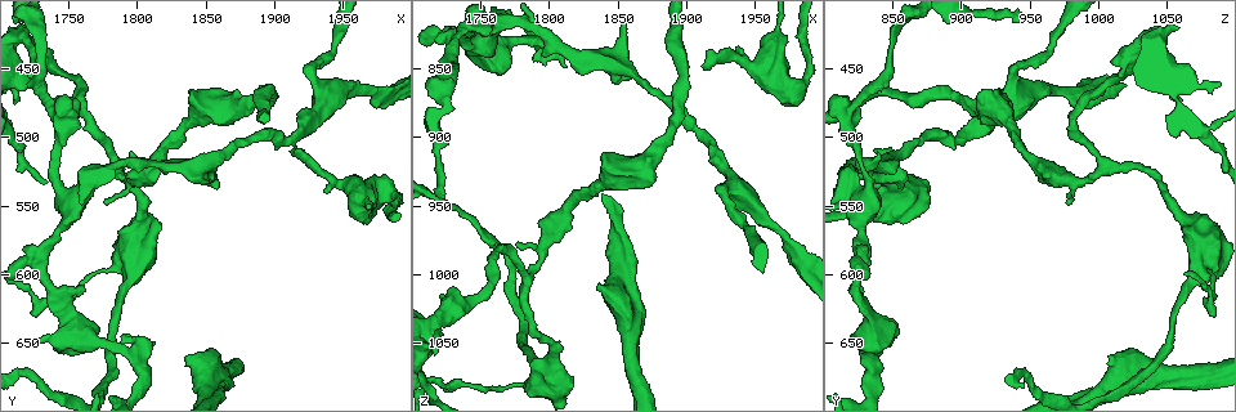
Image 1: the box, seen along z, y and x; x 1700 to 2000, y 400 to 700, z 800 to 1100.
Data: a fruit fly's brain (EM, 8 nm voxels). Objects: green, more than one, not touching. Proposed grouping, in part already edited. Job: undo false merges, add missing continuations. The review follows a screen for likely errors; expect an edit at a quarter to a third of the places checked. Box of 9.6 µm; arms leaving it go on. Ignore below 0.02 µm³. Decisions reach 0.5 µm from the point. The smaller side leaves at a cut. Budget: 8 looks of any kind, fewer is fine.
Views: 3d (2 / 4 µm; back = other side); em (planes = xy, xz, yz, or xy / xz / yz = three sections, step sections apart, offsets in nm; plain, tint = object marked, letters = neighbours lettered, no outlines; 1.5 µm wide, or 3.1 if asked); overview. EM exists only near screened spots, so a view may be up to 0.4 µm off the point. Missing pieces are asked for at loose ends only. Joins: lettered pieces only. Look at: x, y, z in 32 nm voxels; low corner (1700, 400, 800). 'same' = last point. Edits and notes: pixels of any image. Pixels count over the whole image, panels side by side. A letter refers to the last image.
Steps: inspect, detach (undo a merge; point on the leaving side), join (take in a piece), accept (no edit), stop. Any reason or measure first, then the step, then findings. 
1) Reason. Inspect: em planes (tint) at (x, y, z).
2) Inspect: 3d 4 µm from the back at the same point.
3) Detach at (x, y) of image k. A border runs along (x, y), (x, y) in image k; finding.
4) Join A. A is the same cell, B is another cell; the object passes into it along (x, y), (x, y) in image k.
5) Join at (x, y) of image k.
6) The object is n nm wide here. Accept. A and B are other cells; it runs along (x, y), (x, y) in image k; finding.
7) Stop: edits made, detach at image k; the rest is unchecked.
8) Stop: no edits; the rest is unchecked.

Thin end. Inspect: em 3.1 µm planes (letters) at (1776, 548, 978).

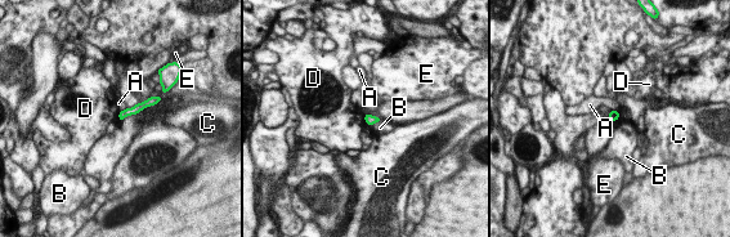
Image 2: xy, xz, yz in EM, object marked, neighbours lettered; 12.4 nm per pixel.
Accept. A, B, C, D and E are other cells; it runs along (151, 99), (121, 117) in image 2; no lettered piece goes on from it.

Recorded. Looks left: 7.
Branch stops here. Inspect: em yz step 8 (letters) at (1836, 664, 1006).

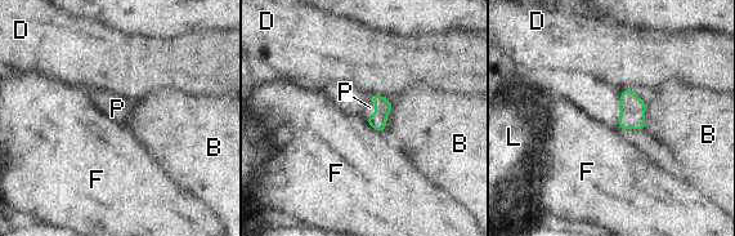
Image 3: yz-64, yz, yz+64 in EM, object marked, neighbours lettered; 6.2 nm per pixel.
Another direction. Inspect: em planes (letters) at the same point.

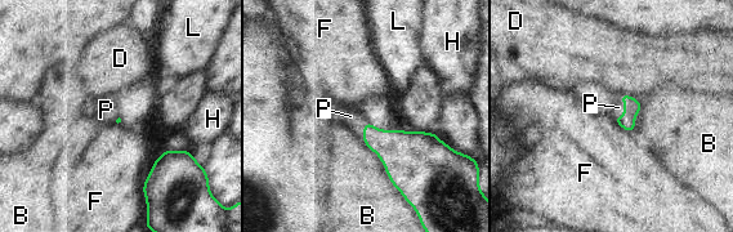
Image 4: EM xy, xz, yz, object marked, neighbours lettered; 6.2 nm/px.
Join P. P is the same cell, B, D, F, H and L are other cells; the object passes into it along (633, 106), (625, 110), (618, 107) in image 4; it goes on there.

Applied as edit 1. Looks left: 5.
Redraw. Inspect: overview.

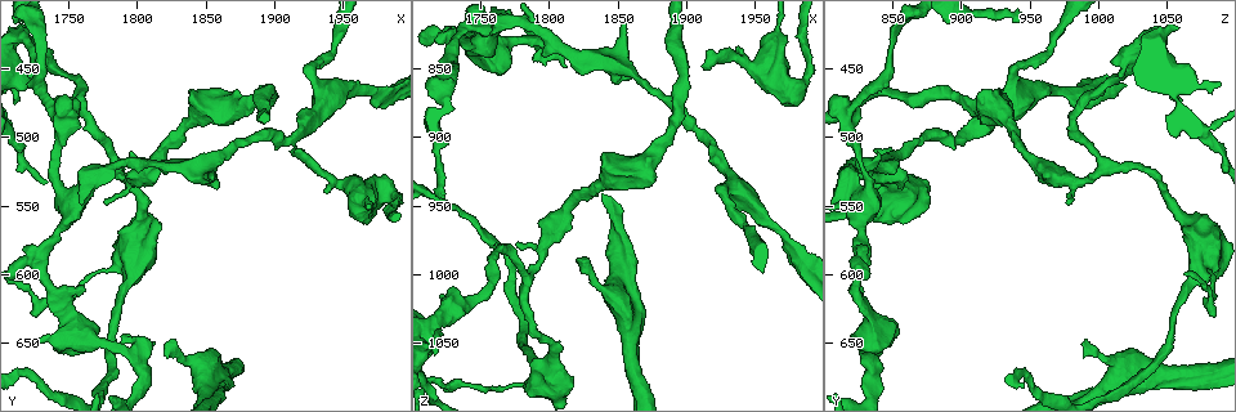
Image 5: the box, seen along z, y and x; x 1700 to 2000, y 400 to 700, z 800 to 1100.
Arms part here. Inspect: 3d 4 µm at (1792, 656, 830).

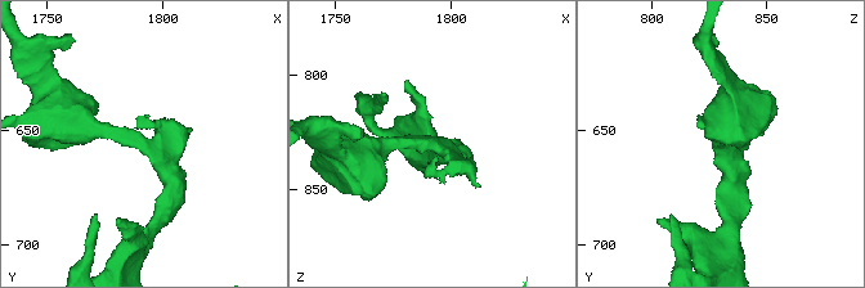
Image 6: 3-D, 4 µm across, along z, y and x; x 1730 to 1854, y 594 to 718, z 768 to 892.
Now the EM. Inspect: em xz step 8 (tint) at (1792, 656, 830).

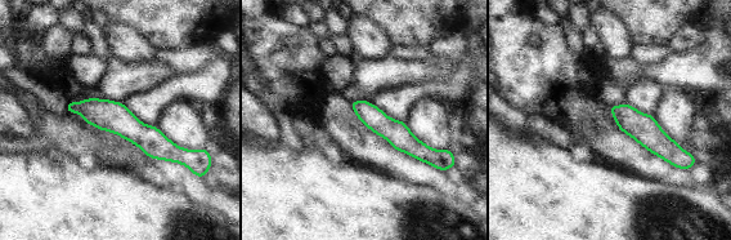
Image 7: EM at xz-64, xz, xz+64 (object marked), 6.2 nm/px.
Inspect: em planes (letters) at the same point.

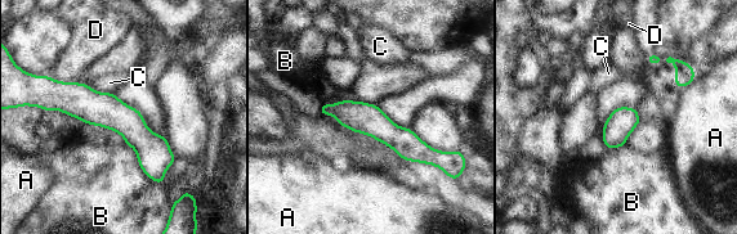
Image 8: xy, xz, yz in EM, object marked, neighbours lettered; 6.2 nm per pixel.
Accept. A, B, C and D are other cells; it runs along (49, 102), (115, 115), (160, 179) in image 8; one neuron here.

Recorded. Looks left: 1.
Stop: edits made, join at image 4; the rest is unchecked.

